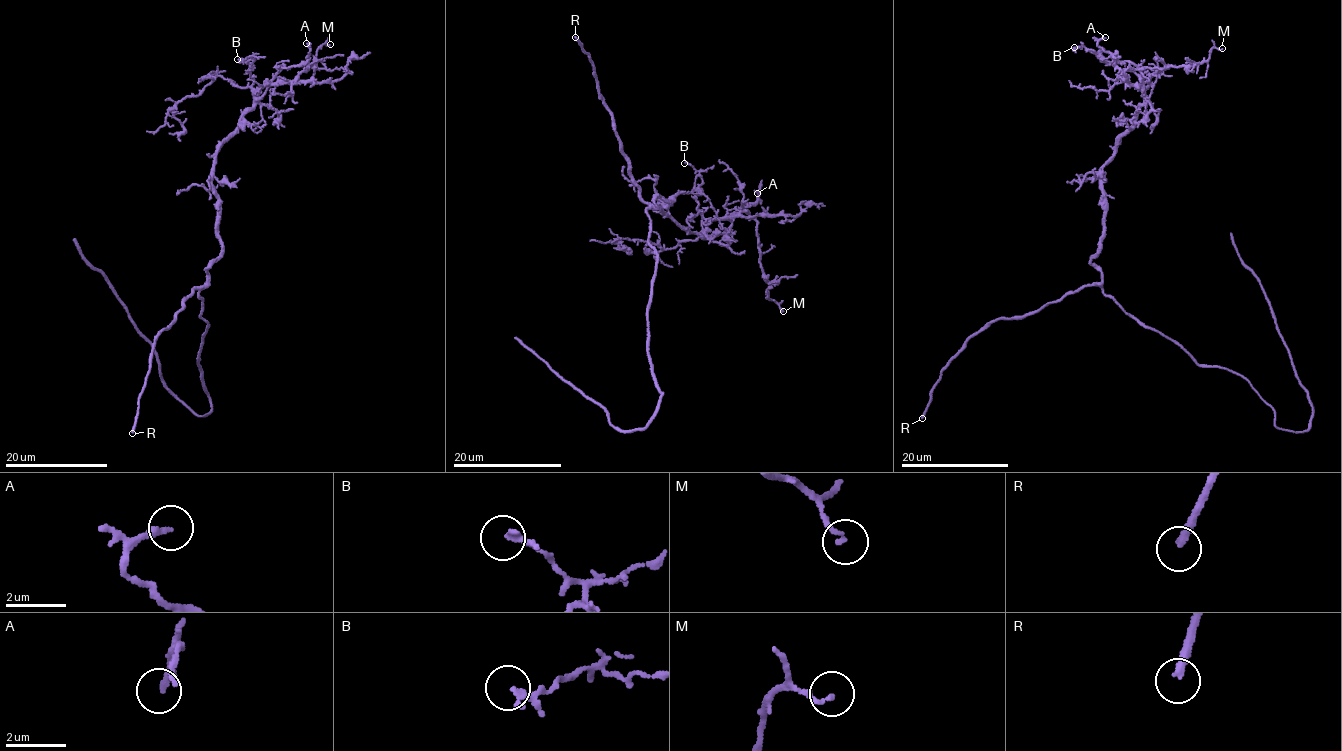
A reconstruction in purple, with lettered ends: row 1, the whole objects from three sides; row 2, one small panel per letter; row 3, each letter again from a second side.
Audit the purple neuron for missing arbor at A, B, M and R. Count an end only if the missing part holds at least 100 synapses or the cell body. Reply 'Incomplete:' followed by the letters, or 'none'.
Incomplete: R

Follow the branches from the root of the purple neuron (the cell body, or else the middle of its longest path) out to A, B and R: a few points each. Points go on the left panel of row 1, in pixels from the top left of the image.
A: (205, 320), (198, 291), (222, 250), (219, 195), (211, 183), (216, 151), (280, 66), (307, 59), (306, 43)
B: (205, 320), (198, 291), (222, 250), (212, 164), (216, 151), (253, 104), (251, 57), (237, 59)
R: (205, 320), (198, 296), (201, 289), (195, 288), (167, 329), (155, 339), (132, 433)

